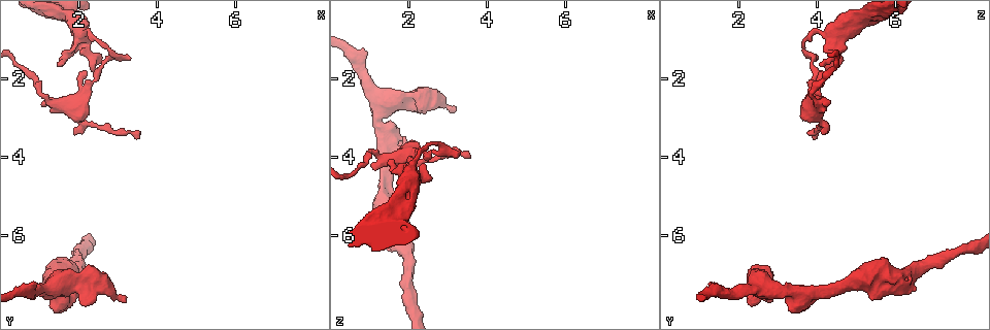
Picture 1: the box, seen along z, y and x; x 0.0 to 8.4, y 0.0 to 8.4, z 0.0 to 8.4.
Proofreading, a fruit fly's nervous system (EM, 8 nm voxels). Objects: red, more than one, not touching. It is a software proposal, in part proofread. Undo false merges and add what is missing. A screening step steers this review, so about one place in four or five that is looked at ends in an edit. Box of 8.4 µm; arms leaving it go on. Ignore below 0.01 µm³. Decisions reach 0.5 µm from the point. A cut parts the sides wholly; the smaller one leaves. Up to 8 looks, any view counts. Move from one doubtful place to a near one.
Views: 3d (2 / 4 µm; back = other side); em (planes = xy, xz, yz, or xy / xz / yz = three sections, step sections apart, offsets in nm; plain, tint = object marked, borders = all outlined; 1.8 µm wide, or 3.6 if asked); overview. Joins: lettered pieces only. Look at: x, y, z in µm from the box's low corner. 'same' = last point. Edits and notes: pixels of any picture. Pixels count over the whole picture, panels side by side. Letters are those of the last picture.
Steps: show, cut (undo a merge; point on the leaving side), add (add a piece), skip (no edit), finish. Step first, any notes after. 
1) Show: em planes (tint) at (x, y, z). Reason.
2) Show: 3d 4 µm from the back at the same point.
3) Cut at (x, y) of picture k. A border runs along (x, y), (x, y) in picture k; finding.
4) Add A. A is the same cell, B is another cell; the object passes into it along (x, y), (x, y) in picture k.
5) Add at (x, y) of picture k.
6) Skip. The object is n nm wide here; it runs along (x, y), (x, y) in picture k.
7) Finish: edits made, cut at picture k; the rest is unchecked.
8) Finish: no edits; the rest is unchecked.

Show: 3d 2 µm at (3.15, 7.70, 2.80). An open end.

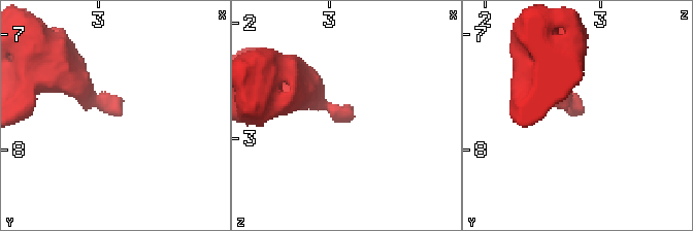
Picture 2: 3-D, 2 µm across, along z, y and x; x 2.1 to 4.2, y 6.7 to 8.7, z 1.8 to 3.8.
Show: em 3.6 µm planes (plain) at (3.20, 7.70, 2.76).

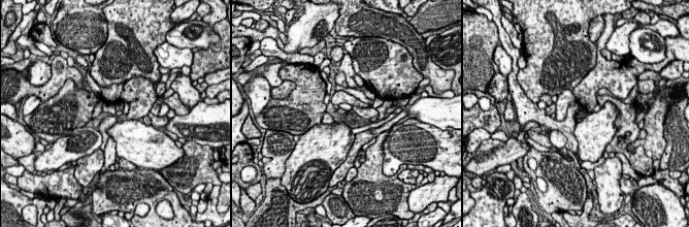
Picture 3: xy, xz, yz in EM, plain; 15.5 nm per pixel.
Show: em 3.6 µm planes (borders) at the same point. What lies round it.

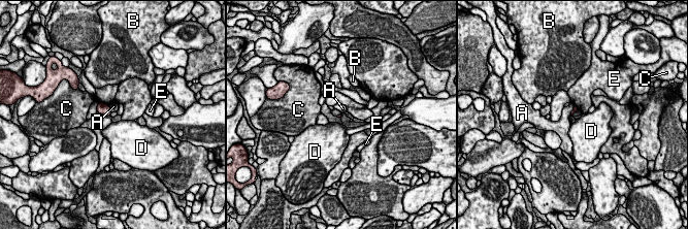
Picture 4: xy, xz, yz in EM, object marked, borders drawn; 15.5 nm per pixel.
Skip. A, B, C, D and E are other cells; a border runs along (108, 105), (111, 111) in picture 4; no lettered piece goes on from it.

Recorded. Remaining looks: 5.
Show: 3d 2 µm at (1.45, 7.50, 3.50). Thick turns thin.

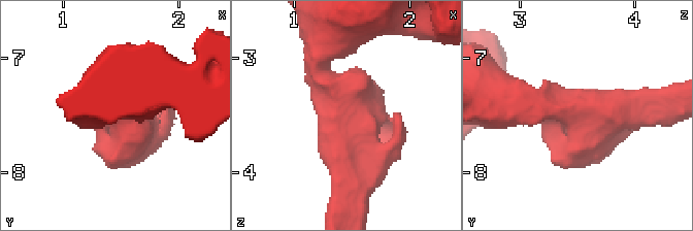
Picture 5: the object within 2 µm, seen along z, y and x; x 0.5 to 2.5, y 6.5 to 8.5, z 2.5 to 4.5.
Show: em planes (tint) at (1.42, 7.48, 3.48).

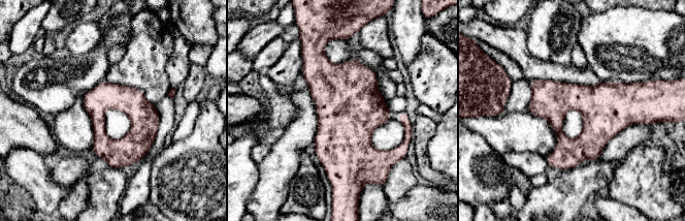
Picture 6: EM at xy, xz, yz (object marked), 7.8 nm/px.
Show: em planes (borders) at the same point. See the neighbours.

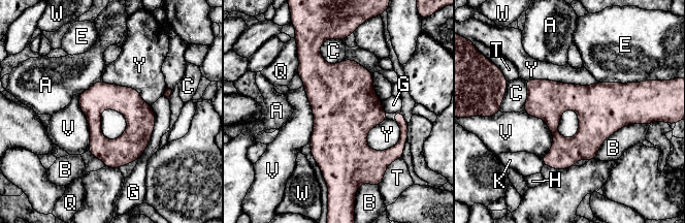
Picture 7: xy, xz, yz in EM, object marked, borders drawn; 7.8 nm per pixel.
Skip. A, B, C, E, G, H, K, Q, T, V, W and Y are other cells; a border runs along (523, 109), (551, 132), (543, 157) in picture 7; one neuron here.

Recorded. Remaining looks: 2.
Show: em xy step 16 (tint) at (2.00, 0.90, 4.55). Three-way junction.

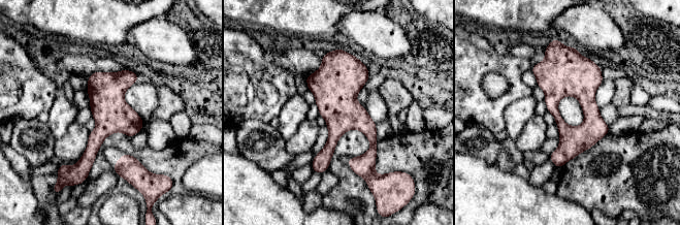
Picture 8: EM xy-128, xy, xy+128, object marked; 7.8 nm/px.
Show: em planes (borders) at the same point.

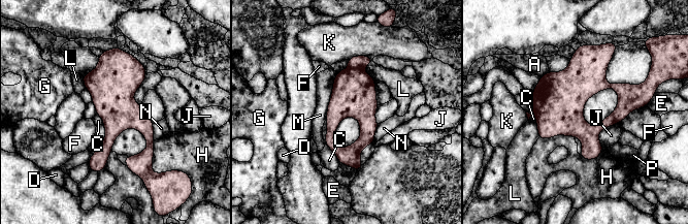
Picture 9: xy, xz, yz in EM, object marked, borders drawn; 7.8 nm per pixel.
Cut at (358, 61) of picture 9. The object is 320 nm wide here; A, C, D, E, F, G, H, J, K, L, M, N and P are other cells; a border runs along (349, 67), (361, 68) in picture 9; two neurons meet here.

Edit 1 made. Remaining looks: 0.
Finish: edits made, cut at picture 9; the rest is unchecked.

